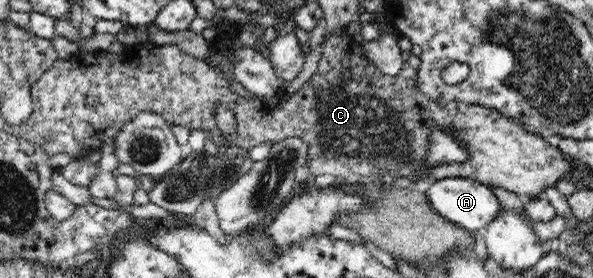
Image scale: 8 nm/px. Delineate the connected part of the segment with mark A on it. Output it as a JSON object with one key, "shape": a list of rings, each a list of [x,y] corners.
{"shape":[[[448,177],[435,180],[426,191],[426,194],[431,200],[434,209],[440,211],[445,219],[449,219],[449,222],[472,232],[481,231],[504,213],[504,209],[501,208],[495,192],[489,186],[474,179]]]}

